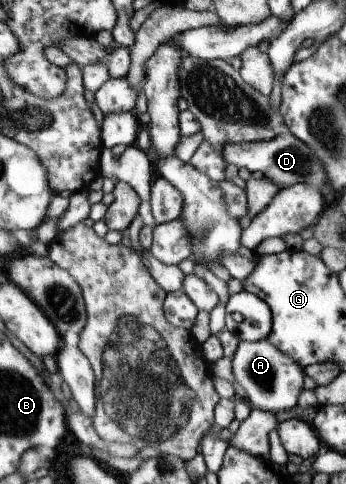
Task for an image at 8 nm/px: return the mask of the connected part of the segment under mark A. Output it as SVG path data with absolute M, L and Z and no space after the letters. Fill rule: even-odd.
M266 339L257 341L237 341L234 356L229 358L232 376L238 386L246 392L244 401L250 409L266 412L284 412L296 405L296 398L302 387L304 372L287 354L276 350Z

